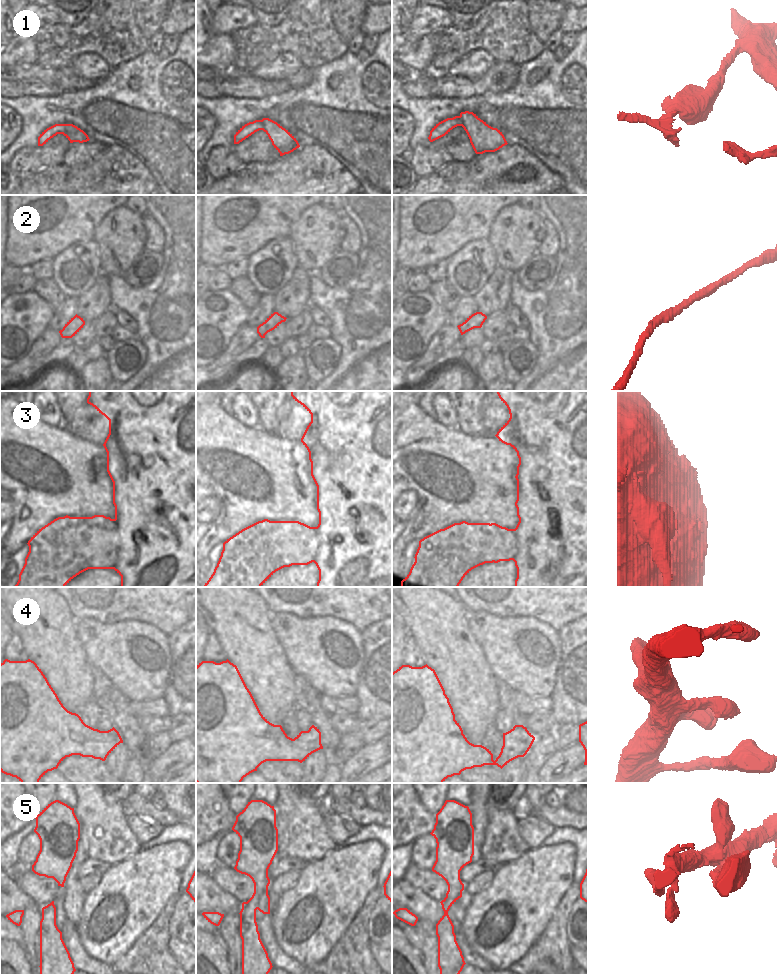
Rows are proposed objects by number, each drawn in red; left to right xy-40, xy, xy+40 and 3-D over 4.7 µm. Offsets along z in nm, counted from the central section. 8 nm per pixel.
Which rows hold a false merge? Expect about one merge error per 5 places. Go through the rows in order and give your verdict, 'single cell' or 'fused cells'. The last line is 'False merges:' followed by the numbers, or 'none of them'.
1: fused cells
2: single cell
3: fused cells
4: single cell
5: single cell
False merges: 1, 3

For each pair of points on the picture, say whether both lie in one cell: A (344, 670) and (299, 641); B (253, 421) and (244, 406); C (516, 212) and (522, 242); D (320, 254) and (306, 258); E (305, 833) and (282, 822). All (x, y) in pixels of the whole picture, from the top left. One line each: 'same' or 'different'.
A: same
B: same
C: same
D: same
E: different

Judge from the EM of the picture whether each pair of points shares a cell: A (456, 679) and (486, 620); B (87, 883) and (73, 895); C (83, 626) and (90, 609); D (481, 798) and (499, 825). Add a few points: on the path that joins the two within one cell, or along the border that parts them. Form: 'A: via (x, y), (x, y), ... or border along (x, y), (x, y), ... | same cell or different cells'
A: border along (467, 618), (469, 629), (487, 661) | different cells
B: border along (79, 878), (79, 884), (85, 894) | different cells
C: border along (76, 619), (95, 619), (109, 624) | different cells
D: border along (488, 806), (488, 822), (483, 831) | different cells

